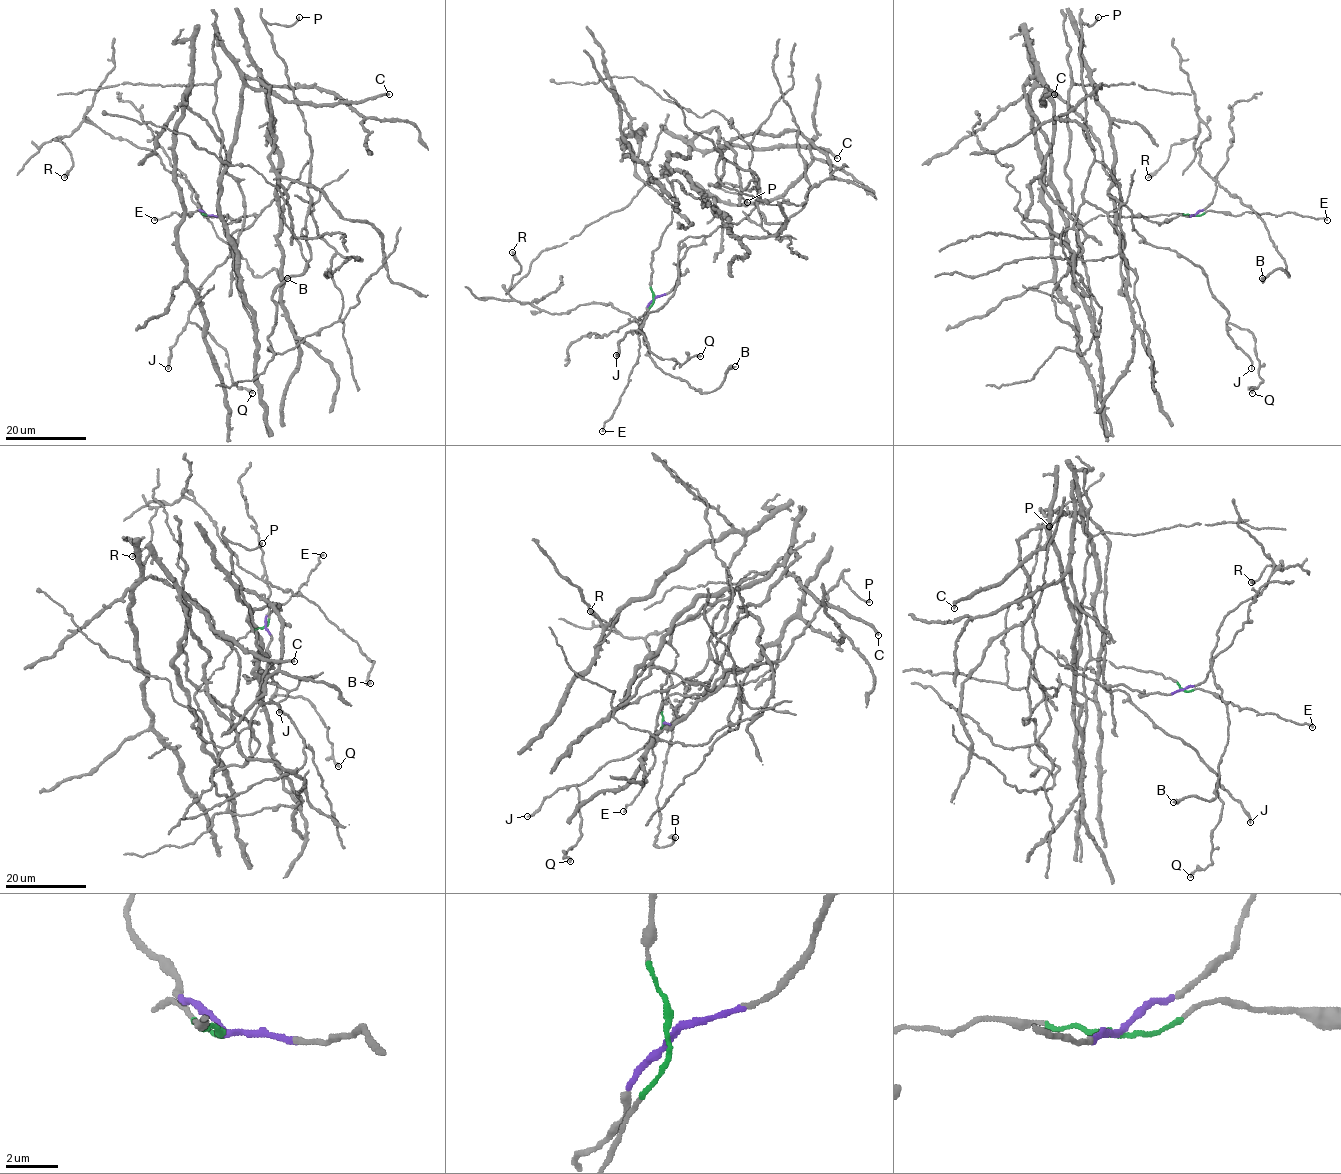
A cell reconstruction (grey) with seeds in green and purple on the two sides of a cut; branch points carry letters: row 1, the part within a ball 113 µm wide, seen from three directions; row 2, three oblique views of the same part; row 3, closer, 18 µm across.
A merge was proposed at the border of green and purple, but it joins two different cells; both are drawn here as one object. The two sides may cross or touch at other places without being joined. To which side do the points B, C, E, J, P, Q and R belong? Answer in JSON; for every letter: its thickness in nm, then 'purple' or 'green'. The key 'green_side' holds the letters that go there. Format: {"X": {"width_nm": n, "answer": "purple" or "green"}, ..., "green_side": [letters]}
{"B": {"width_nm": 160, "answer": "purple"}, "C": {"width_nm": 360, "answer": "purple"}, "E": {"width_nm": 170, "answer": "green"}, "J": {"width_nm": 180, "answer": "purple"}, "P": {"width_nm": 280, "answer": "purple"}, "Q": {"width_nm": 360, "answer": "purple"}, "R": {"width_nm": 400, "answer": "purple"}, "green_side": ["E"]}

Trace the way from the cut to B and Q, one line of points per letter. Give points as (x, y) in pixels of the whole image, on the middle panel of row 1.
B: (654, 298), (636, 321), (644, 334), (648, 355), (659, 368), (701, 393), (716, 390), (725, 373), (735, 366)
Q: (654, 298), (674, 286), (679, 261), (704, 235), (679, 244), (675, 291), (637, 333), (680, 366), (700, 356)

